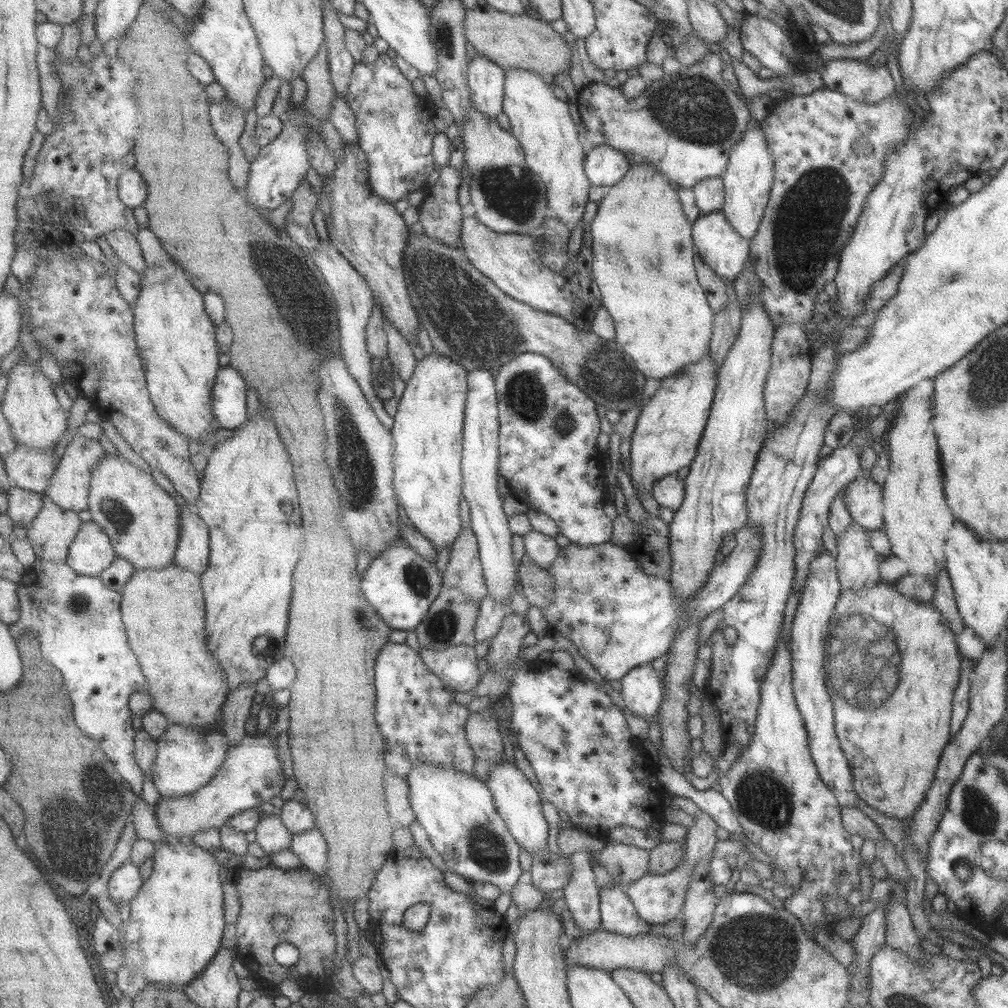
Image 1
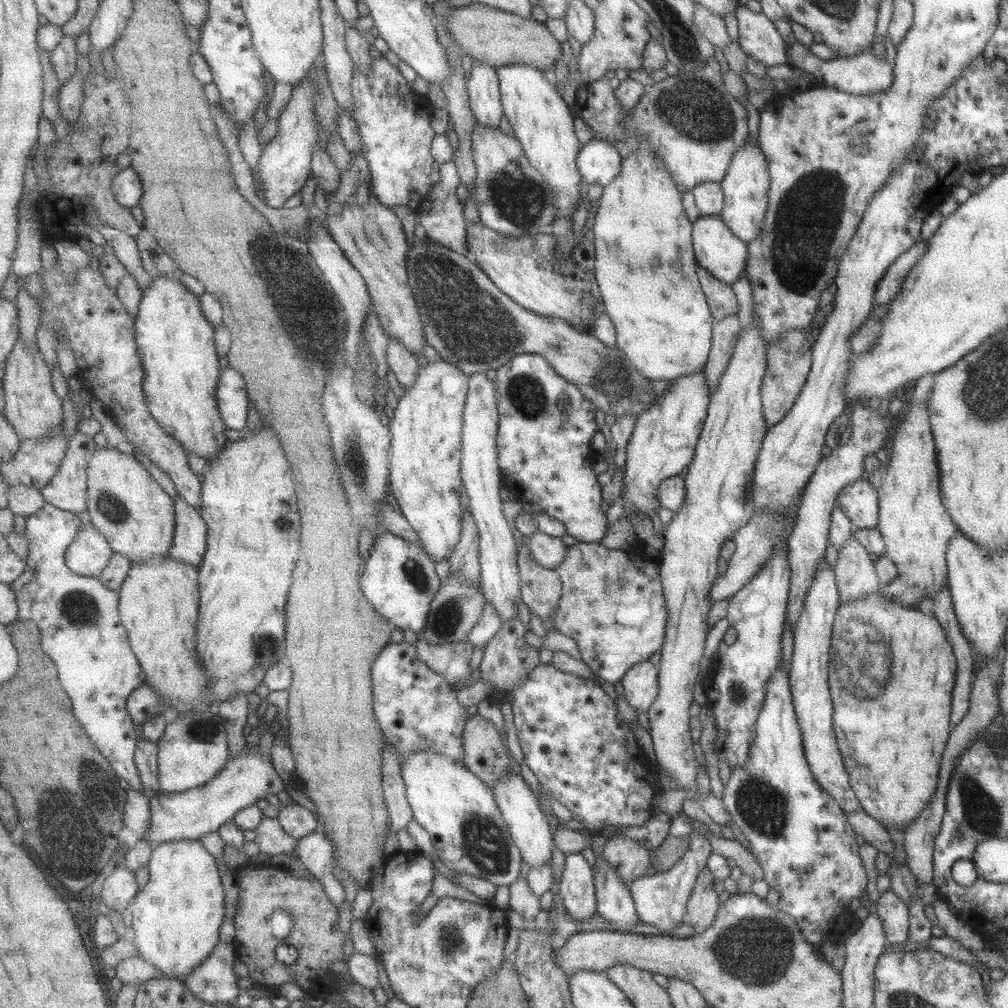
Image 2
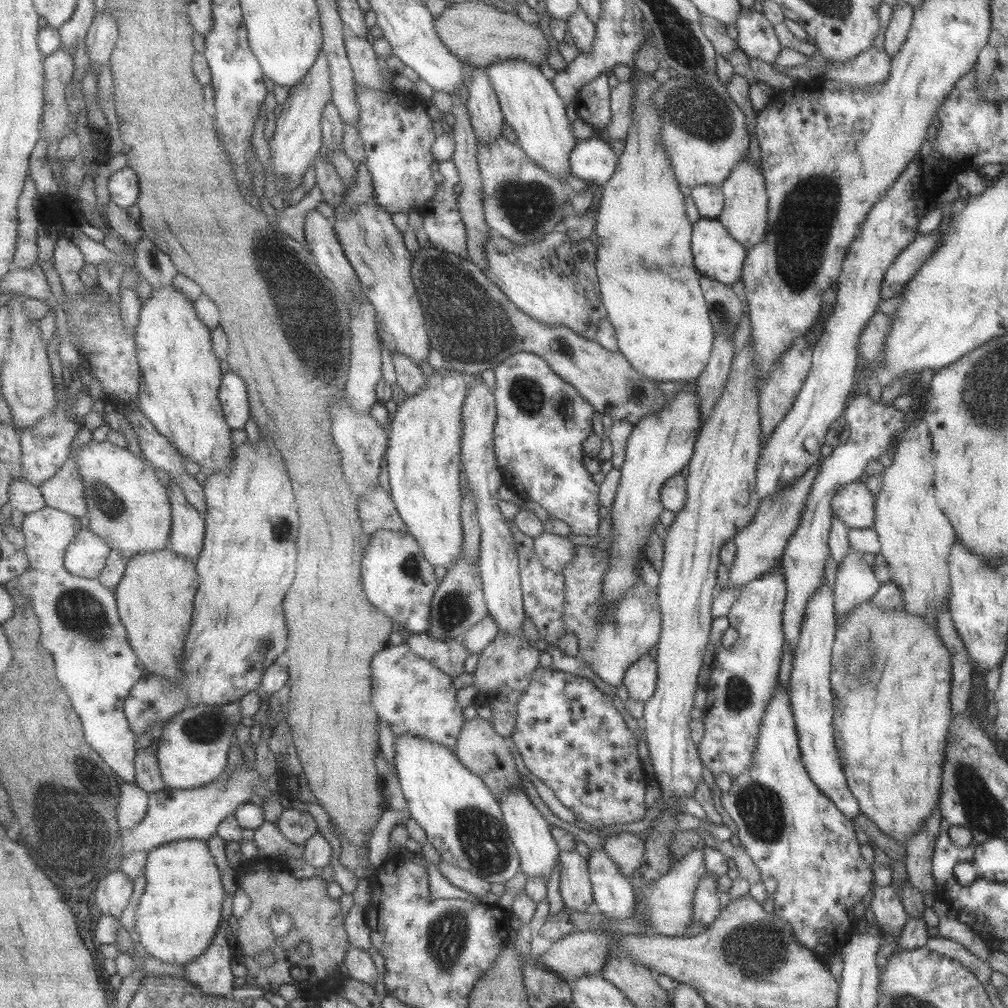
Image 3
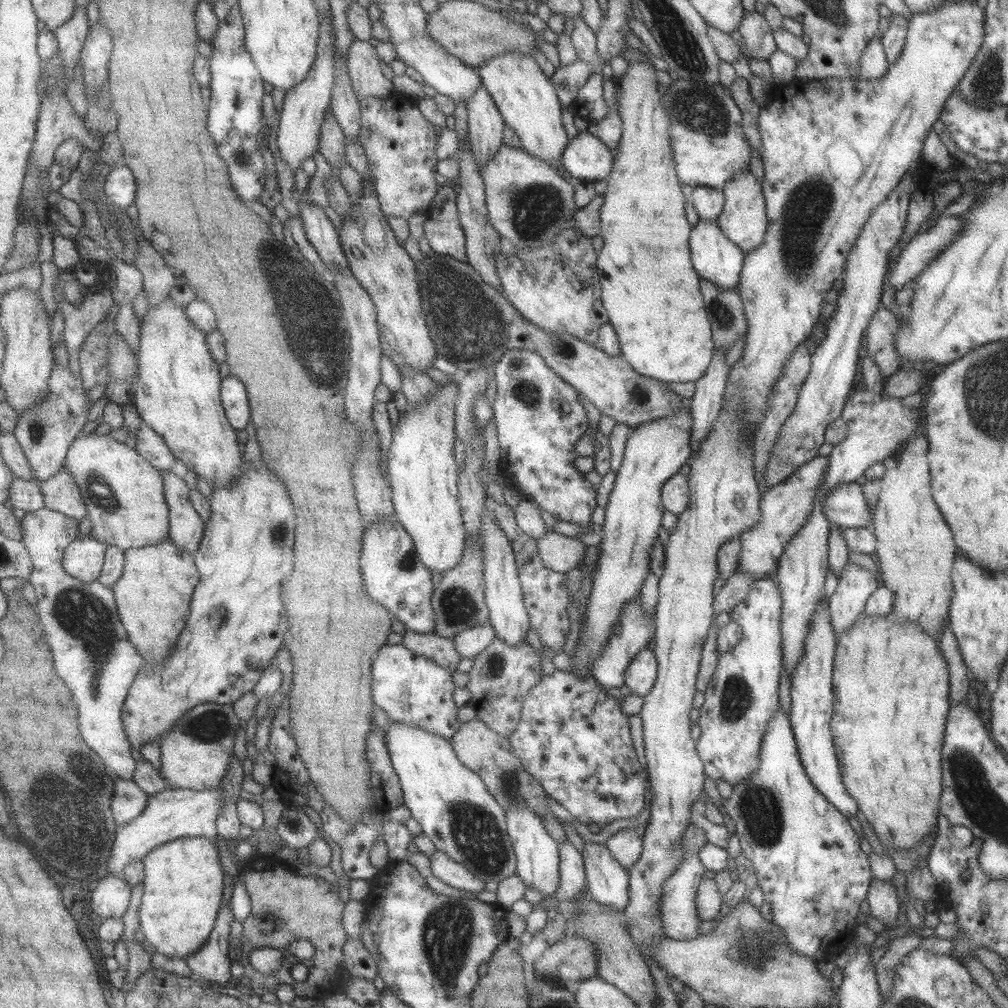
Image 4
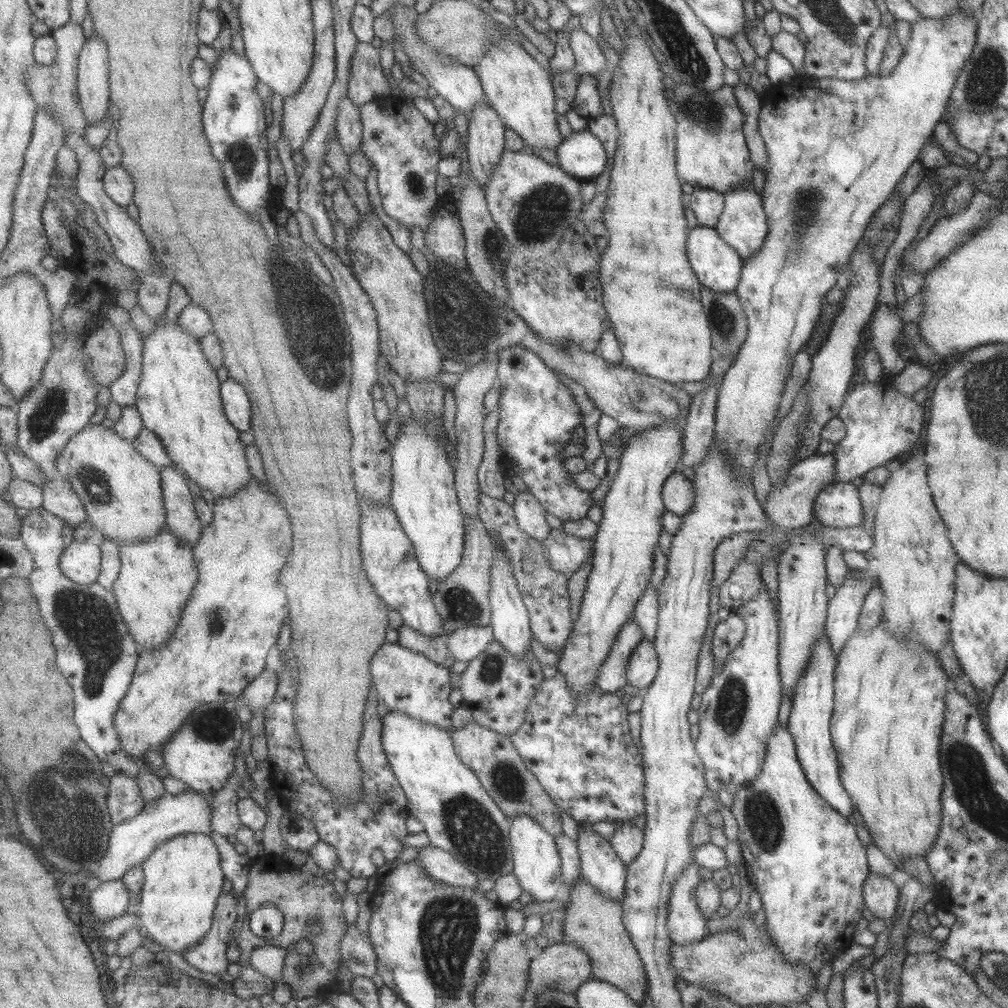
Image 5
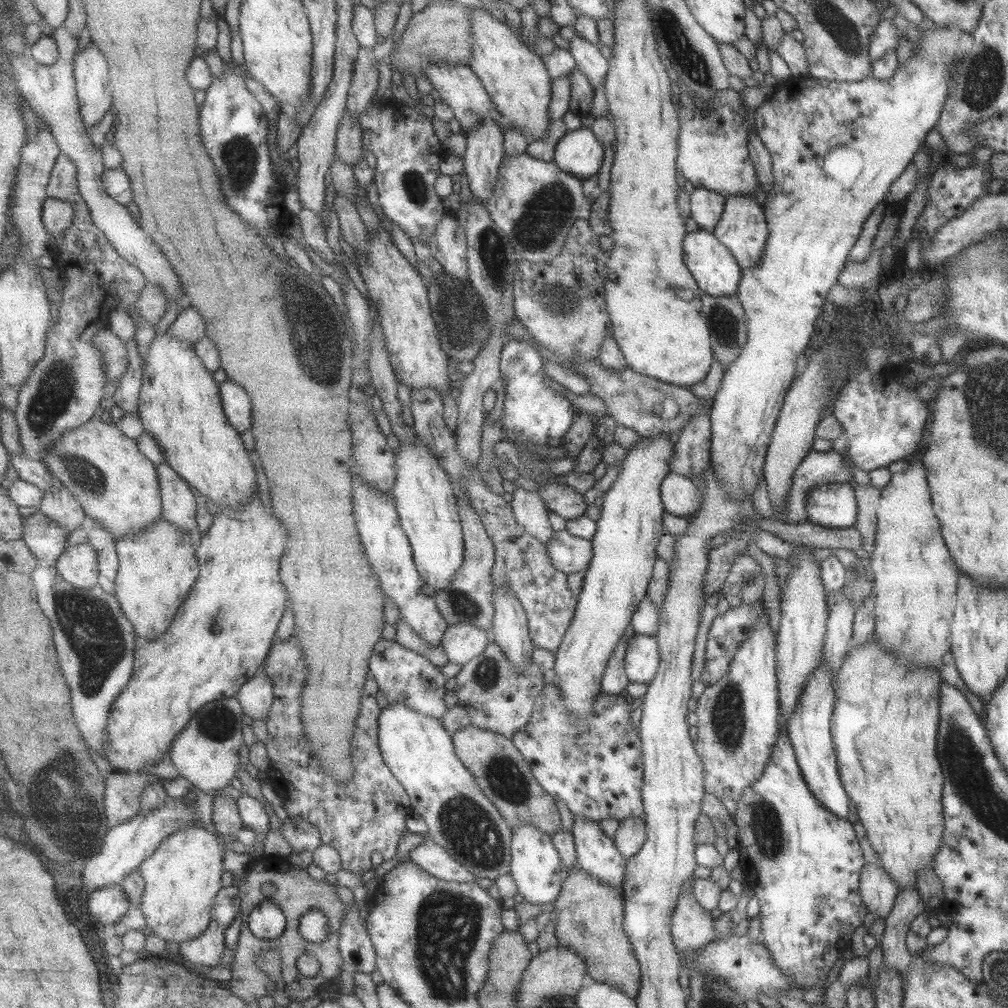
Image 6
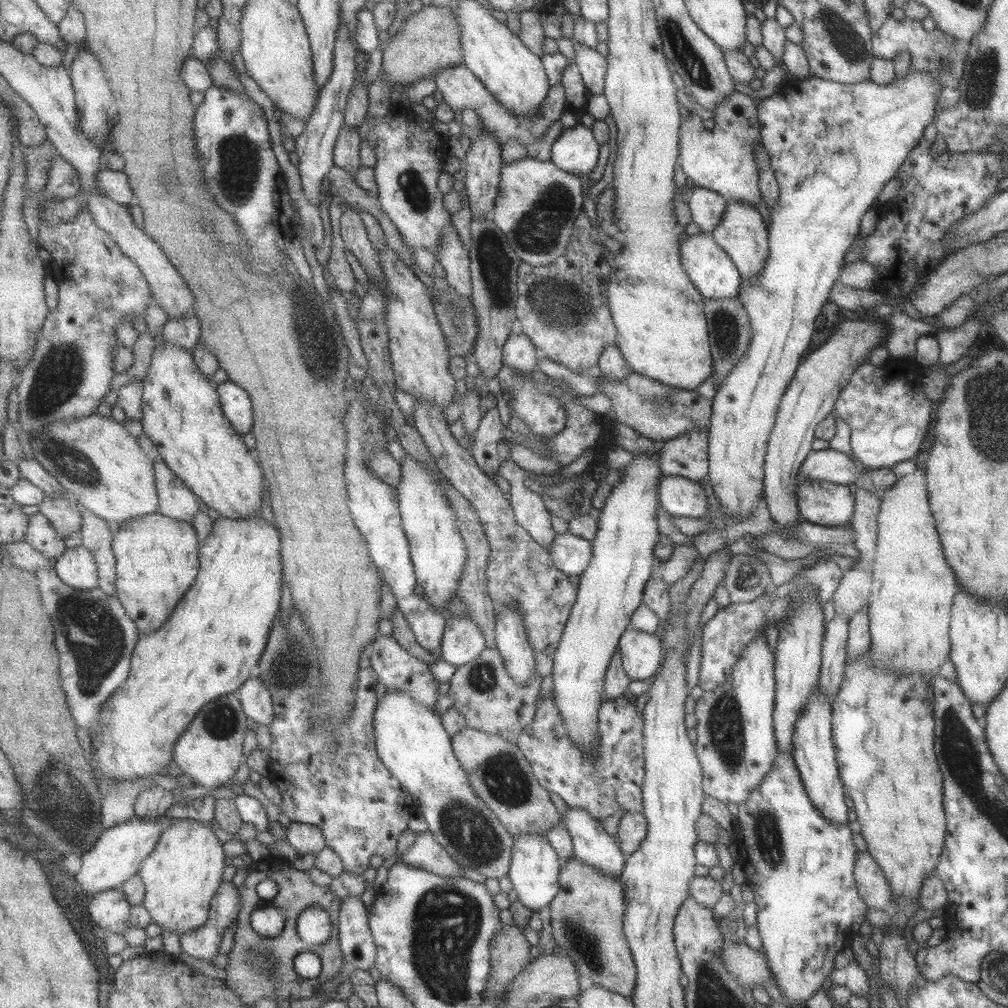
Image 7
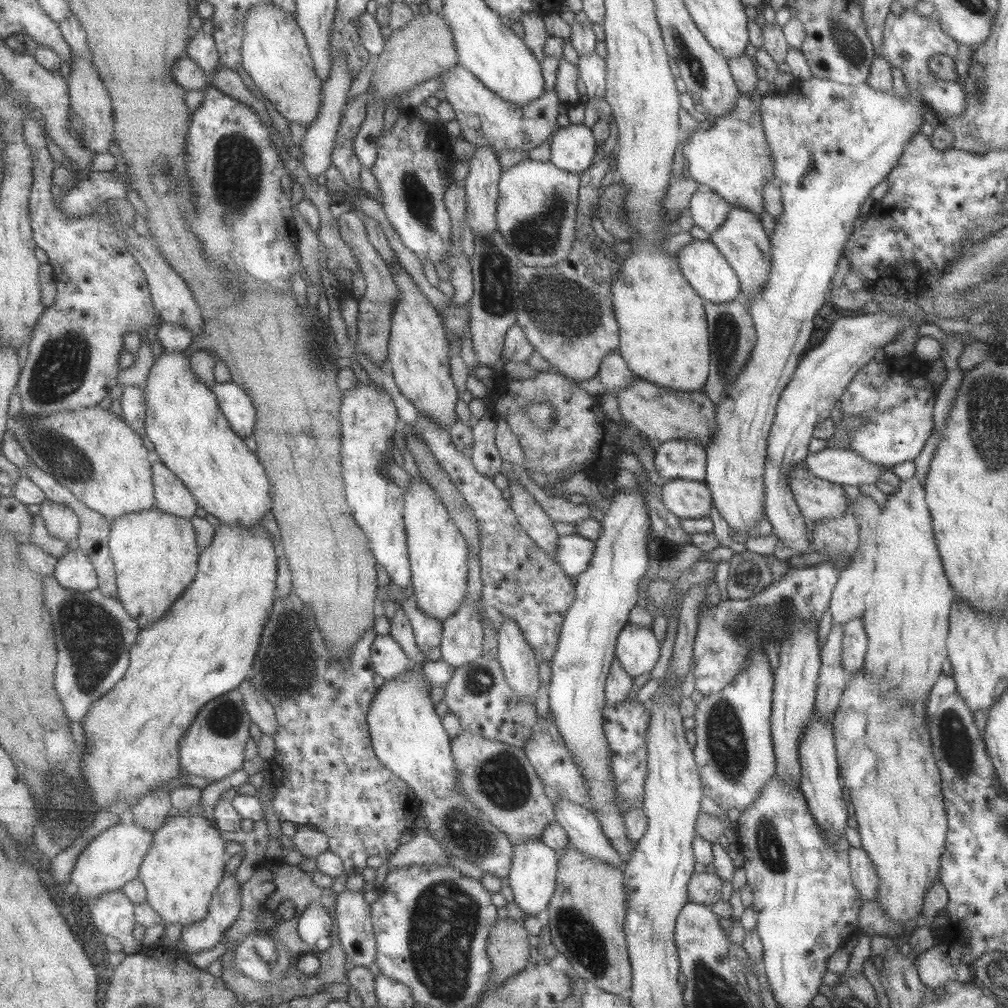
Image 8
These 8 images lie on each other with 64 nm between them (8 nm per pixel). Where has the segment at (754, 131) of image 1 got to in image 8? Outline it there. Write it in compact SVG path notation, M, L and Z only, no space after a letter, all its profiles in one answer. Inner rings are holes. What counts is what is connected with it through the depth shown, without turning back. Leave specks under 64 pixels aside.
M732 206L726 221L709 236L709 240L720 250L720 253L728 260L729 266L736 272L741 283L741 294L737 300L747 306L753 294L760 294L760 289L766 285L772 267L772 246L762 225L761 216L748 209Z

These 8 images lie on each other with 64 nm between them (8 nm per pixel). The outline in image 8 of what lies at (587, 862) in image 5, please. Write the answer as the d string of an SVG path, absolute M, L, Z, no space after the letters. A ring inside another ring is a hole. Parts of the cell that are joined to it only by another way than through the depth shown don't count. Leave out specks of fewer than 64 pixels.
M561 798L556 802L558 820L566 827L572 846L584 855L605 861L614 867L623 867L624 862L610 843L610 839L602 833L602 823L596 813L584 808L578 802Z

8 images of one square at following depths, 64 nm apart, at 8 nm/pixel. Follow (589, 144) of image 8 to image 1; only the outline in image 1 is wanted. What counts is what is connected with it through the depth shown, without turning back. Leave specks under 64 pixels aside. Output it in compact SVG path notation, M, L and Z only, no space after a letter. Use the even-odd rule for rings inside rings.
M608 144L592 146L584 158L584 171L592 185L612 186L624 178L630 170L630 161L623 152Z

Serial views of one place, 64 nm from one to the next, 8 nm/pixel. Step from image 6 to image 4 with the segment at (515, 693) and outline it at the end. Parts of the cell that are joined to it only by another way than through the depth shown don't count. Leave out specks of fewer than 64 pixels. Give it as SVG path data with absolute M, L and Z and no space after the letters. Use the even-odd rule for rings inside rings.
M500 637L478 655L474 668L469 673L470 680L466 686L471 692L471 700L468 705L478 711L476 718L487 722L502 736L514 735L519 725L523 723L526 698L544 678L540 660L542 660L542 654L532 644L524 641L522 645L514 647Z

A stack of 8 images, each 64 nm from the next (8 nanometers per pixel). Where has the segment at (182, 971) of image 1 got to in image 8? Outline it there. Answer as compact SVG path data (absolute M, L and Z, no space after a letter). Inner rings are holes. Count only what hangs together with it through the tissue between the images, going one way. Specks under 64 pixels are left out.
M186 811L180 816L170 816L155 835L154 847L139 876L149 890L147 902L156 908L167 925L181 924L185 928L206 920L228 872L227 840L222 838L217 822Z

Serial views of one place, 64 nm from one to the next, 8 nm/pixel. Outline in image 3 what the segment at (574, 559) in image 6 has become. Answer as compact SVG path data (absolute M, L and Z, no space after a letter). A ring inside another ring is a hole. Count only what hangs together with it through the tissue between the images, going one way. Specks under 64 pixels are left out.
M543 532L536 537L536 552L552 571L564 572L564 569L574 561L578 545L567 536L552 532Z

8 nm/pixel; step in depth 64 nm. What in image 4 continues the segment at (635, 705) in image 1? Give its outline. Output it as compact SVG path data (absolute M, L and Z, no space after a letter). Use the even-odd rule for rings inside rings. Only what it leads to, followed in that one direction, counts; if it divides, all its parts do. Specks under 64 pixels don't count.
M642 648L631 666L627 668L626 686L631 694L646 696L657 679L658 662L654 650Z

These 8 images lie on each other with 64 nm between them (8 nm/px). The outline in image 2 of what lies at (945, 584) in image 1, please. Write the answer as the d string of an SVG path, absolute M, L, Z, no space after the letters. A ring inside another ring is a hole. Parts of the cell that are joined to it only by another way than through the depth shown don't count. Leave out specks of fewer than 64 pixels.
M948 586L936 593L934 600L934 615L942 629L944 635L948 637L948 642L952 644L952 651L956 657L956 684L951 698L951 725L956 726L969 712L971 692L974 674L974 658L968 647L967 638L962 634L962 627L958 623L958 617L954 613L954 603L952 603L952 593Z

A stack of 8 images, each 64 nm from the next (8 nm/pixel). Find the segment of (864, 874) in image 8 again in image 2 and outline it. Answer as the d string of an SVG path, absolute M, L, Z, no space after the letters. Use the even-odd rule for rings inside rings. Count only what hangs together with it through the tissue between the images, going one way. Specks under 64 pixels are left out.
M888 888L875 902L887 936L887 944L908 944L909 908L900 897Z

